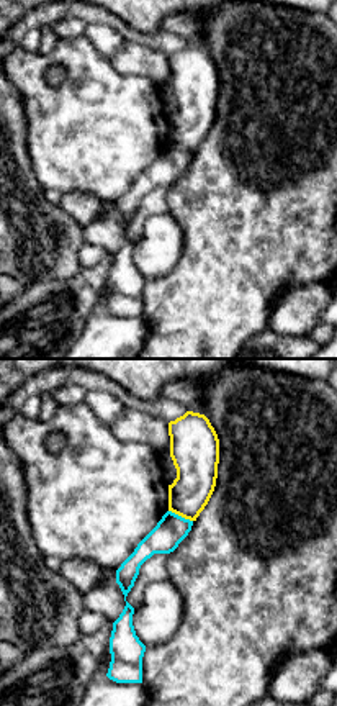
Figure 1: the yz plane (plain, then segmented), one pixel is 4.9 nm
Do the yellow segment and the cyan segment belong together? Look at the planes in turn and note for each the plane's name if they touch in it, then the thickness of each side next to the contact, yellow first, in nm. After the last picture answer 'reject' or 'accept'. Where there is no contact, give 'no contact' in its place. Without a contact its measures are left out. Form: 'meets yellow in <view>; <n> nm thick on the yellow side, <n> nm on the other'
meets yellow in yz; 200 nm thick on the yellow side, 150 nm on the other

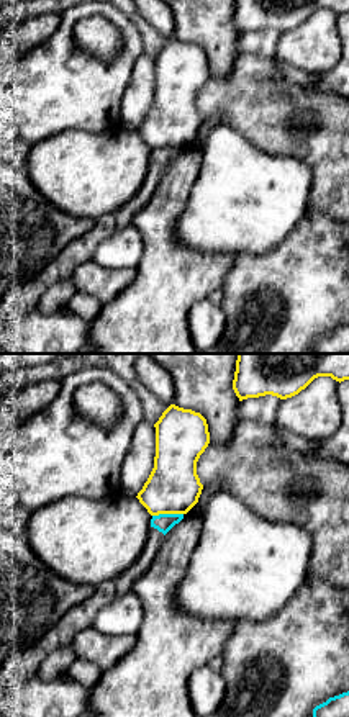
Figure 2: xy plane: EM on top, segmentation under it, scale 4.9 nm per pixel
meets yellow in xy; 260 nm thick on the yellow side, 90 nm on the other

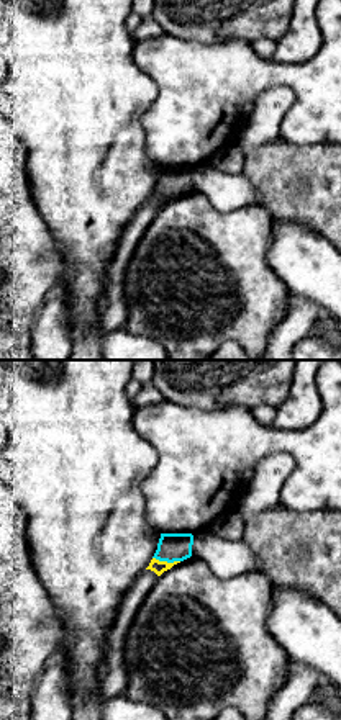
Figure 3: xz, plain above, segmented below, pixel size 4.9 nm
meets yellow in xz; 70 nm thick on the yellow side, 140 nm on the other

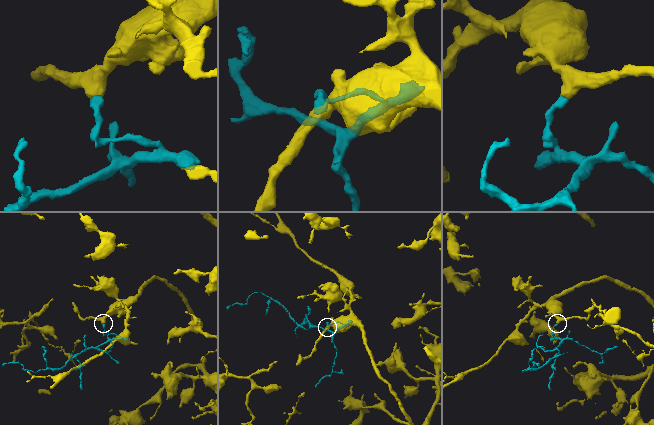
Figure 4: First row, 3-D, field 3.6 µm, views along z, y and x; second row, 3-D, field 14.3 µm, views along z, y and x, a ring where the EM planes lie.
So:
reject

